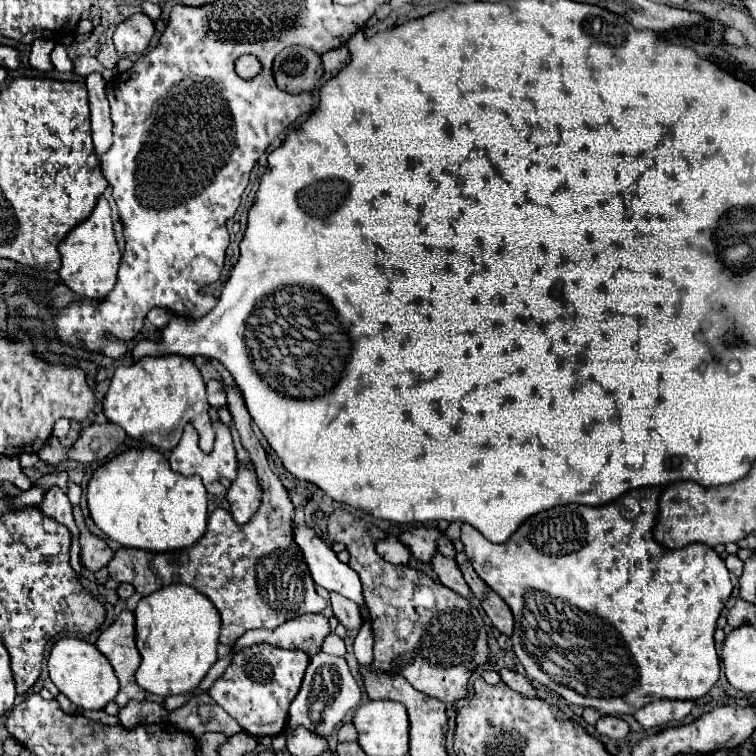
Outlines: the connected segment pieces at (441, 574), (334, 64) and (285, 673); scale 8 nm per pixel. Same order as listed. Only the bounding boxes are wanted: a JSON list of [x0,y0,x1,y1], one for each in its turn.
[[431,553,473,597],[321,45,349,71],[209,643,309,737]]

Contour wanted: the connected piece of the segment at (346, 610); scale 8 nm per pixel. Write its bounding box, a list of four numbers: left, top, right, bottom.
[331,593,363,629]

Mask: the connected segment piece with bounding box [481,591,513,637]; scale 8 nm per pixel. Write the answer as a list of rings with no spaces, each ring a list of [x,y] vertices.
[[[489,591],[487,597],[481,601],[487,617],[491,619],[491,623],[495,625],[495,629],[507,637],[511,637],[511,631],[513,631],[513,615],[511,615],[511,609],[505,605],[505,601],[495,593],[495,591]]]

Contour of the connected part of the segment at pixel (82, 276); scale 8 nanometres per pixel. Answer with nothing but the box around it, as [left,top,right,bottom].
[59,195,121,299]

